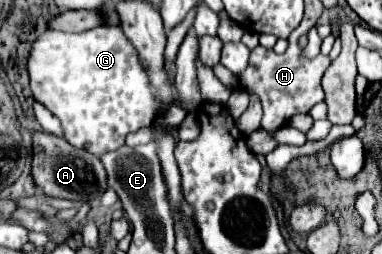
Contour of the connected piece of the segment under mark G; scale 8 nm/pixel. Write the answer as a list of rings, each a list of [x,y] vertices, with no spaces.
[[[97,26],[79,34],[43,32],[31,46],[27,72],[33,98],[59,118],[65,140],[91,154],[117,150],[125,144],[129,132],[149,126],[155,118],[153,86],[137,58],[137,50],[119,26]]]

